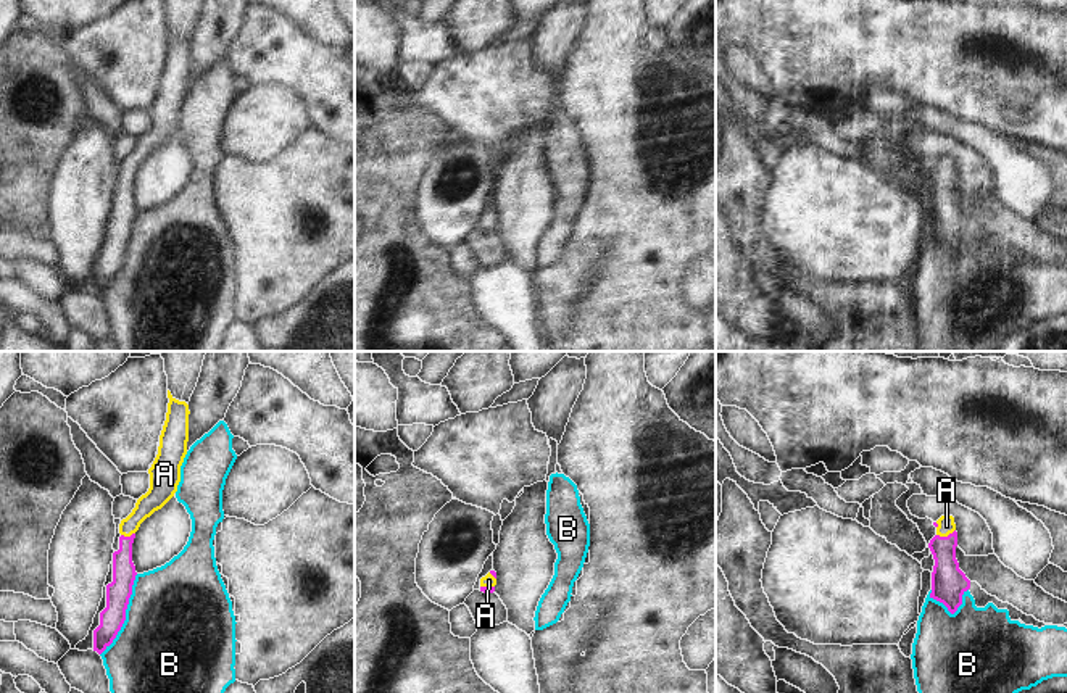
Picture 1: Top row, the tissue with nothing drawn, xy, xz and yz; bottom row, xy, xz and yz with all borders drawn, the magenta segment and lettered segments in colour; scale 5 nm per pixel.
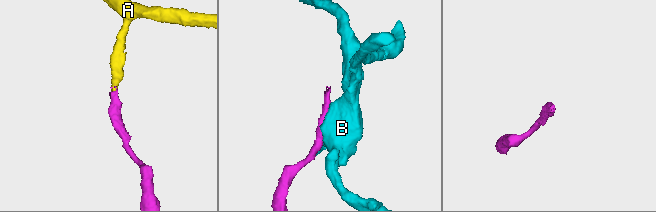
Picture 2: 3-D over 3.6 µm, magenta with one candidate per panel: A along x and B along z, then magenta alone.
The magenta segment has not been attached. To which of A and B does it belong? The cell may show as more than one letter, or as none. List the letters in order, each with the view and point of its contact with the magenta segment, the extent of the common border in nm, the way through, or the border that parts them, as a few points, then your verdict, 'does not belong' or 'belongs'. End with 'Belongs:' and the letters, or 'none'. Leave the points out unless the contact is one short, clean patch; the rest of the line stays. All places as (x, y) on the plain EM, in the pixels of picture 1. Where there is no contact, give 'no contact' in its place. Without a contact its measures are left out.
A: contact yz (945, 176); length 100 nm; way yz (948, 221), (945, 176), (946, 165); belongs
B: contact xy (124, 253); length 440 nm; does not belong
Belongs: A

